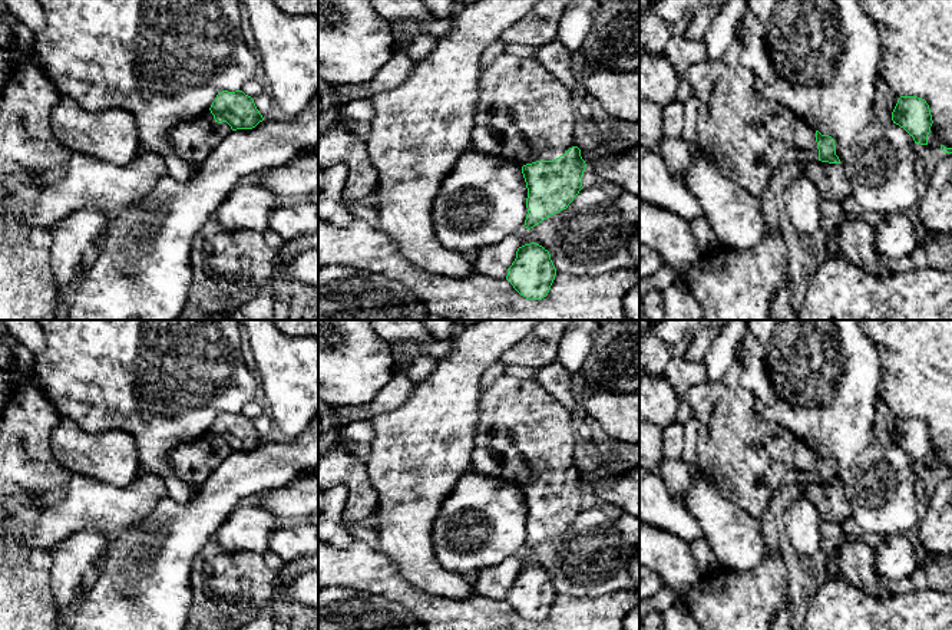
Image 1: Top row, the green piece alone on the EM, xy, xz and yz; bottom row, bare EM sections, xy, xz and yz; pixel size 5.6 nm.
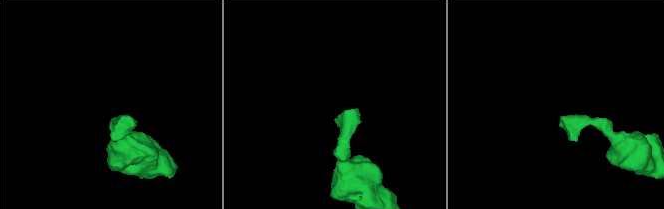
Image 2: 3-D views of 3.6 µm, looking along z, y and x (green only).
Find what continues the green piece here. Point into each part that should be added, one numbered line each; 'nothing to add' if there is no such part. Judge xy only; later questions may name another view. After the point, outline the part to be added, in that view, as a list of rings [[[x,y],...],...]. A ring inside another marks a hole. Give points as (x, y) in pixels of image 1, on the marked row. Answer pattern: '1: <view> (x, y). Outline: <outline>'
1: xy (194, 139). Outline: [[[208,109],[195,119],[173,125],[168,138],[175,154],[196,168],[231,132],[231,126],[218,123]]]

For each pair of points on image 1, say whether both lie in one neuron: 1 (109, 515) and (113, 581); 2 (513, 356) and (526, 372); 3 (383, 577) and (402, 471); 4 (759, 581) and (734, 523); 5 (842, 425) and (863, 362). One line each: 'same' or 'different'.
1: different
2: different
3: different
4: different
5: same

